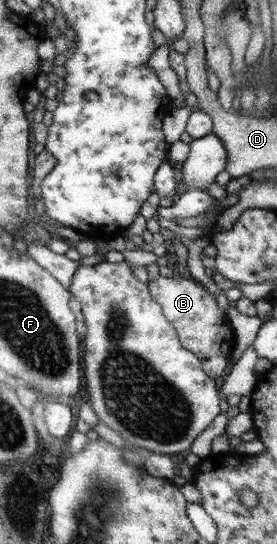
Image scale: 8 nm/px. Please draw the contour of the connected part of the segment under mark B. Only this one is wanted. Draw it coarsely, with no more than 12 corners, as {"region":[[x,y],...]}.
{"region":[[177,270],[147,282],[179,344],[221,379],[234,338],[215,298]]}

